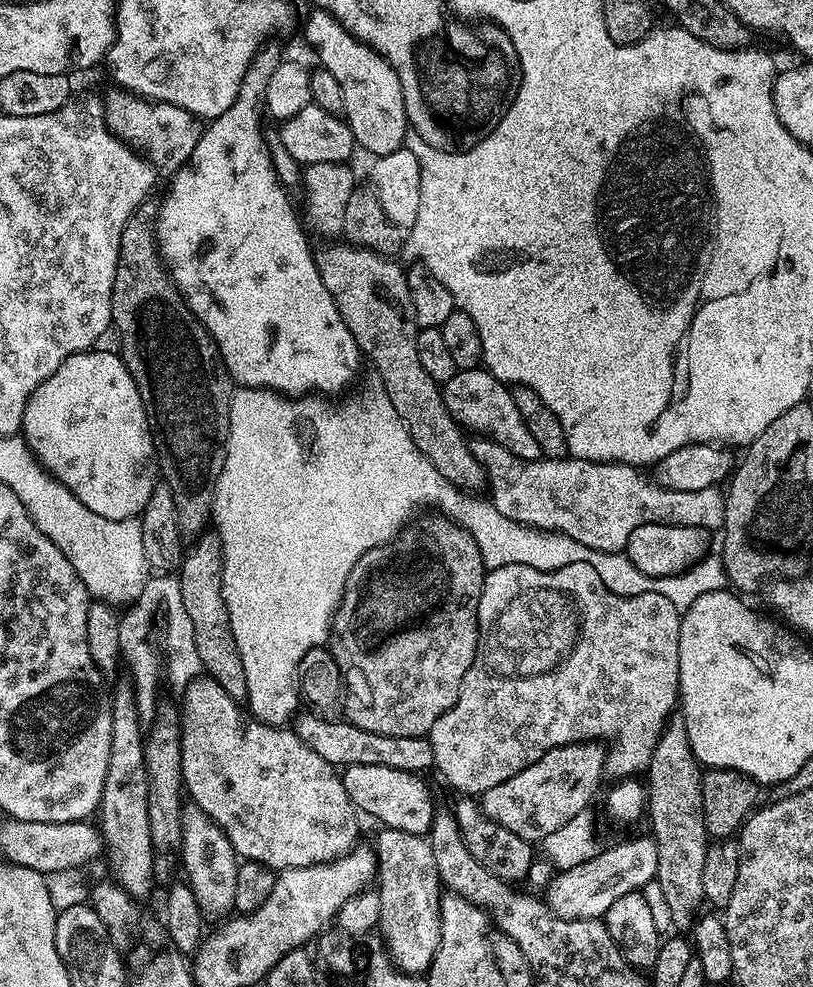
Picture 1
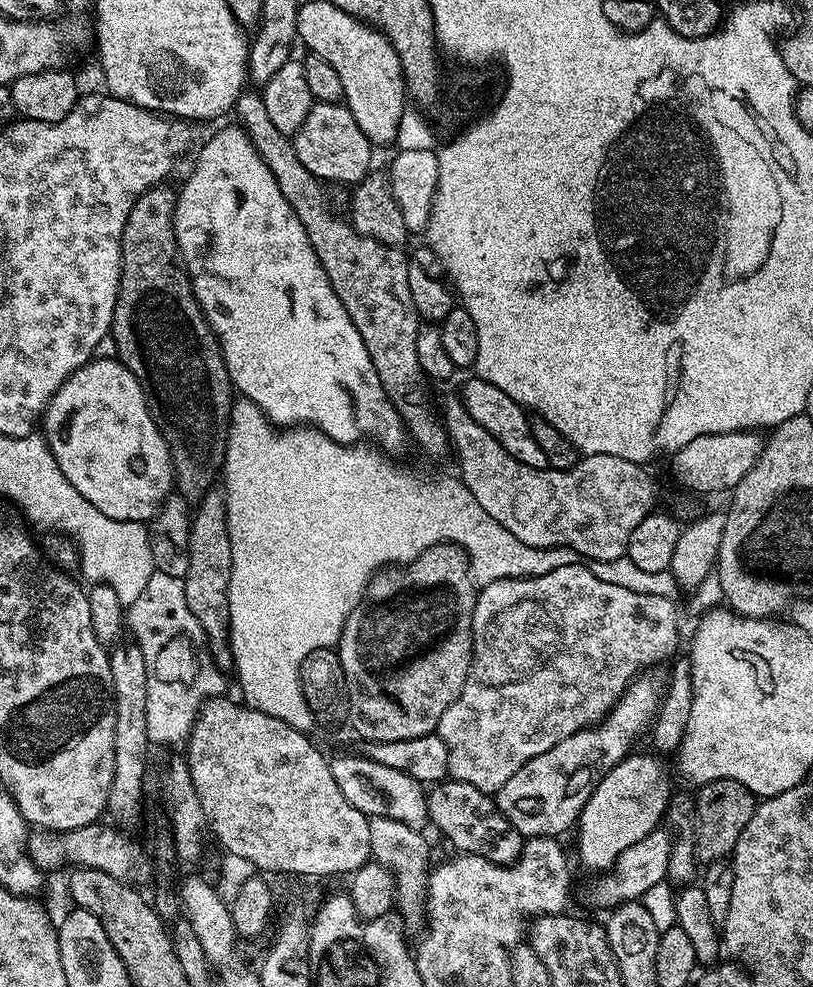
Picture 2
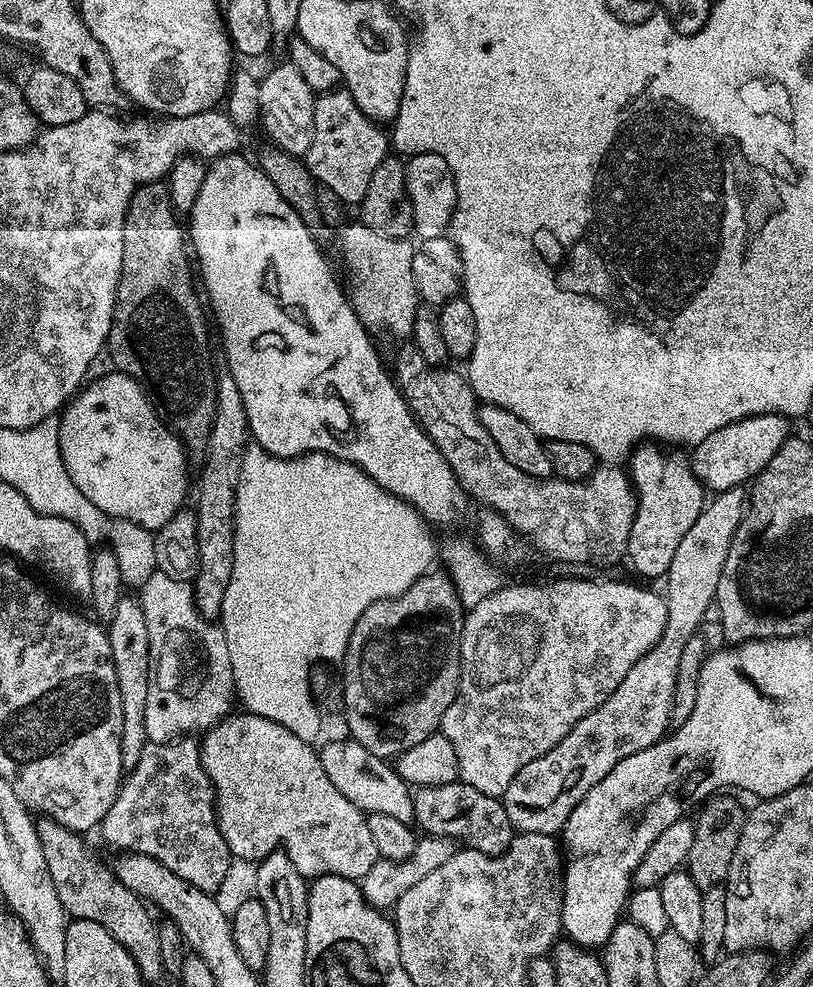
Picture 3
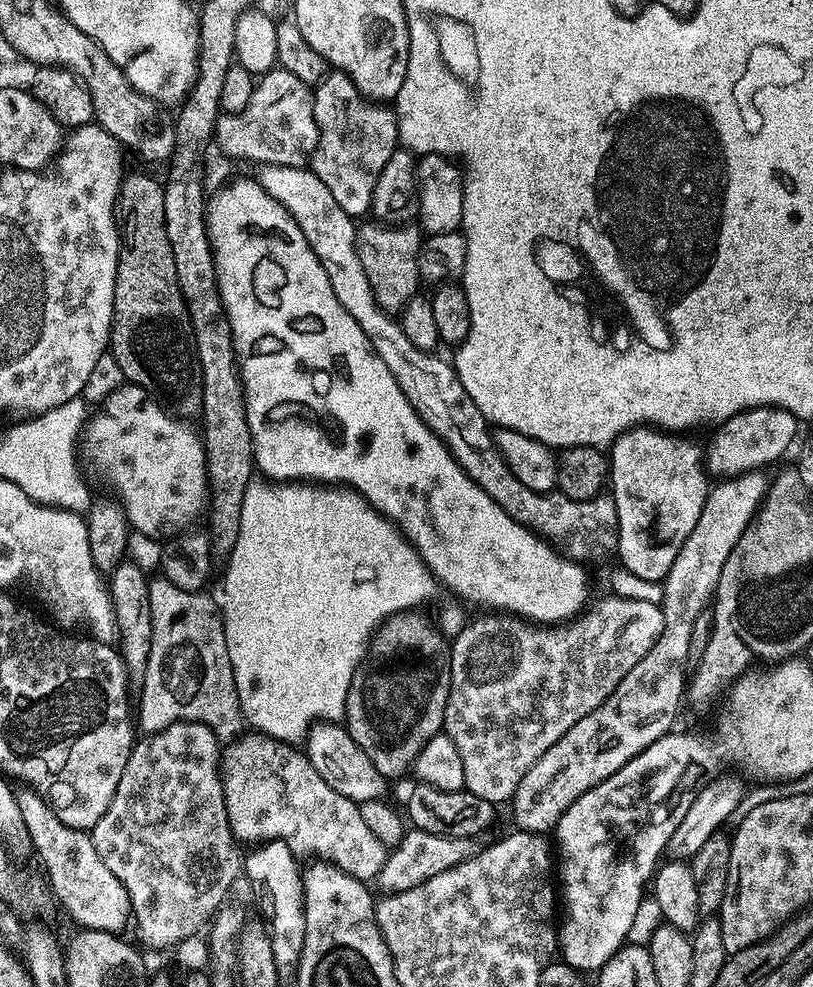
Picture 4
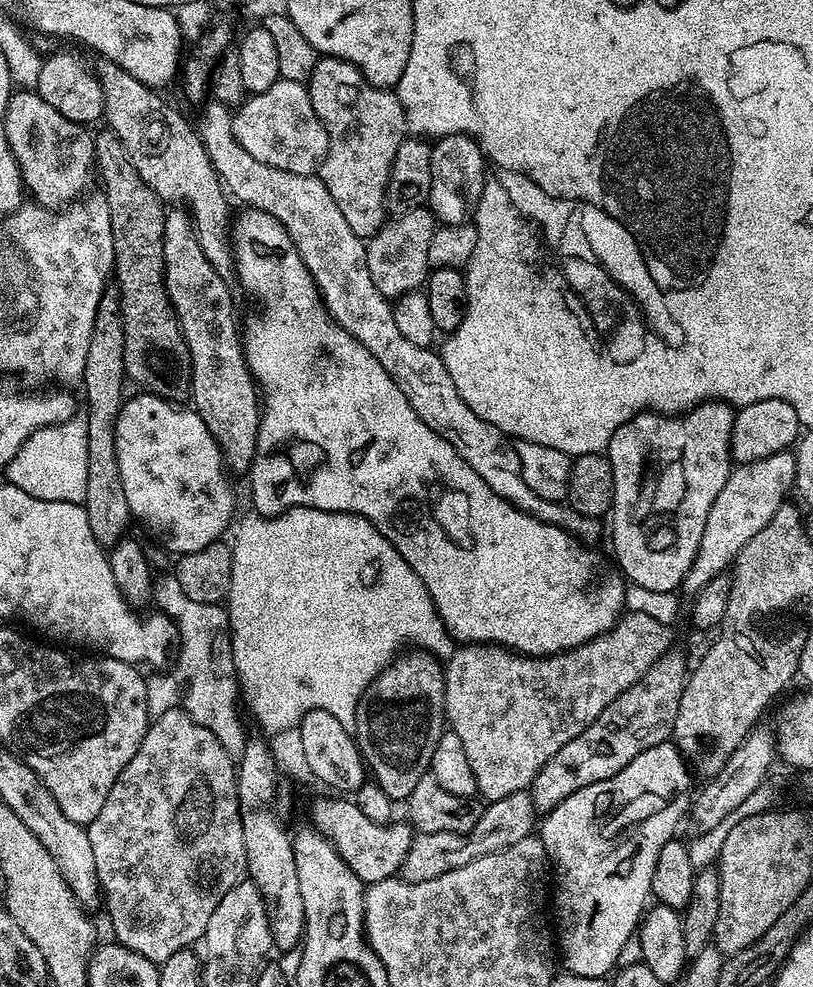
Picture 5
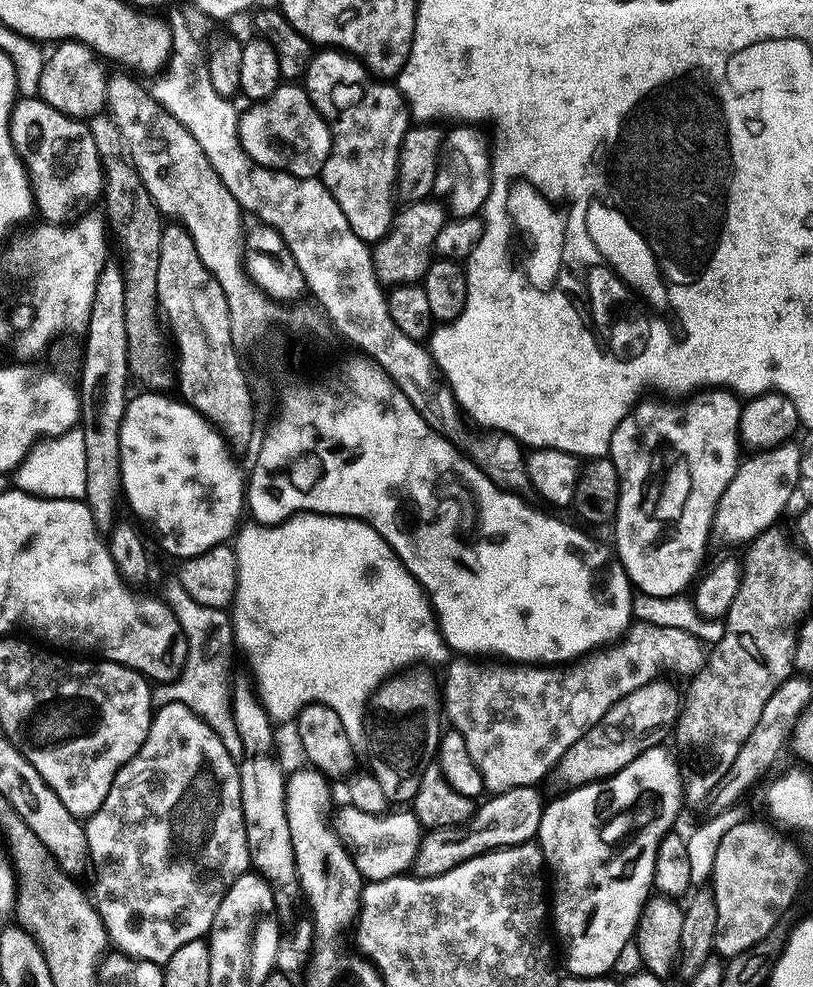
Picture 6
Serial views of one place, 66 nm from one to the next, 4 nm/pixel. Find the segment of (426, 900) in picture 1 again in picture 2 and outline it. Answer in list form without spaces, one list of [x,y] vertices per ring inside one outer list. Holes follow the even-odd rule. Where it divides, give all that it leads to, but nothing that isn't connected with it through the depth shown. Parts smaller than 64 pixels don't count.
[[[374,816],[369,819],[370,850],[375,863],[392,872],[396,879],[396,904],[399,915],[403,916],[409,925],[419,925],[422,920],[422,909],[426,899],[428,886],[428,844],[424,841],[424,832],[418,828],[406,826],[406,822],[394,822],[394,818]]]

